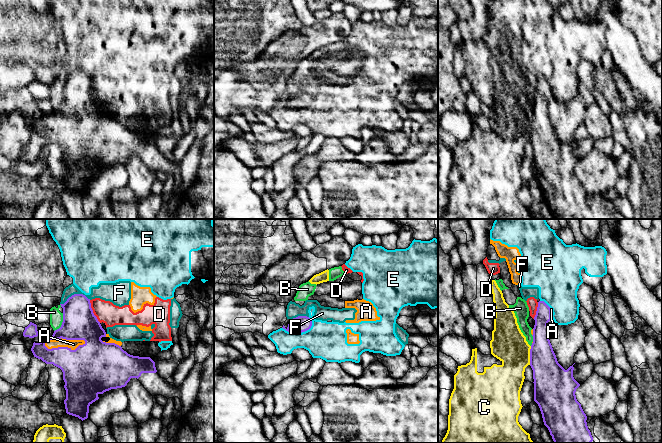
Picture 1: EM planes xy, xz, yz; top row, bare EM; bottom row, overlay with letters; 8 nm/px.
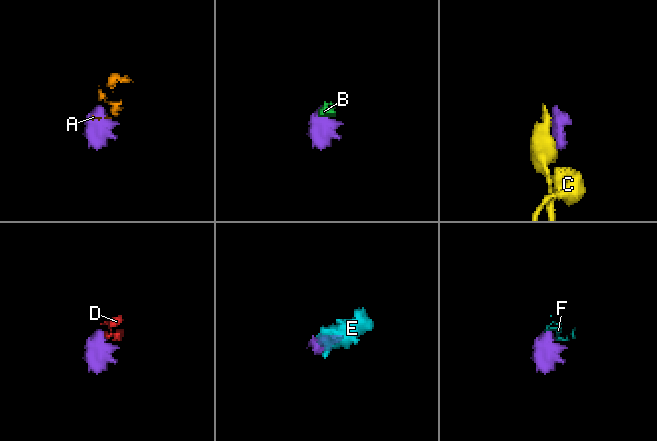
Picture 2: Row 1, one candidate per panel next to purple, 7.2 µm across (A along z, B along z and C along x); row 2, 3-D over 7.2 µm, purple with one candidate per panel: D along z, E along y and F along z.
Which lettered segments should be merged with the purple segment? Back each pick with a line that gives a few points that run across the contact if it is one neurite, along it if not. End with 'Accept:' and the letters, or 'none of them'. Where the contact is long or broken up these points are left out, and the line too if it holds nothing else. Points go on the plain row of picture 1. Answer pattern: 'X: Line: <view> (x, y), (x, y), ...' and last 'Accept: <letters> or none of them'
Accept: none of them

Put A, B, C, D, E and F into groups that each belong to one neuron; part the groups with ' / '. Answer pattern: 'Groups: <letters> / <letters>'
Groups: A B C D E F

